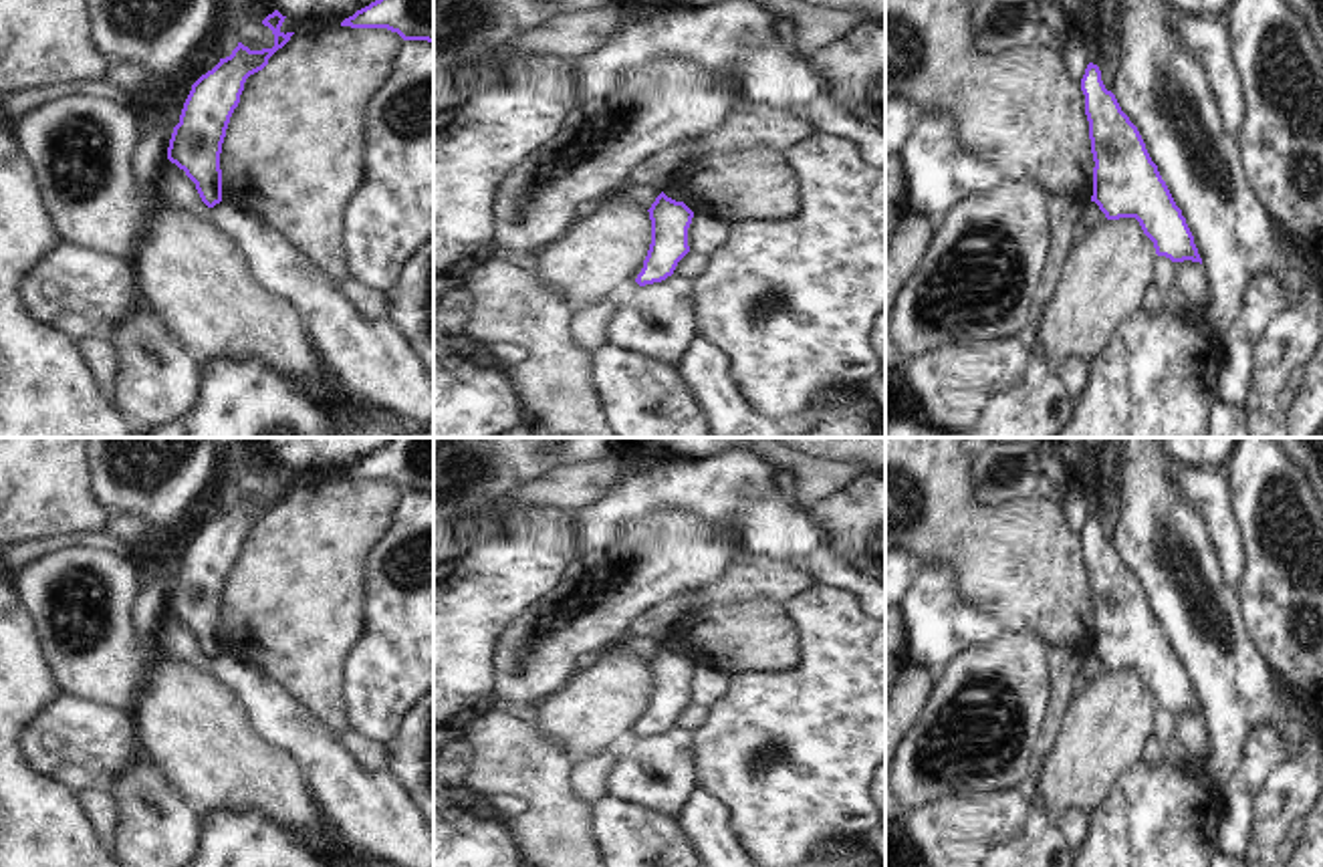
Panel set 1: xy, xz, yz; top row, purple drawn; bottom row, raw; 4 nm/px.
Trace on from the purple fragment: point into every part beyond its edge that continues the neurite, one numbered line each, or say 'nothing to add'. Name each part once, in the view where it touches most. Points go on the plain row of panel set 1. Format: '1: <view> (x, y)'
nothing to add

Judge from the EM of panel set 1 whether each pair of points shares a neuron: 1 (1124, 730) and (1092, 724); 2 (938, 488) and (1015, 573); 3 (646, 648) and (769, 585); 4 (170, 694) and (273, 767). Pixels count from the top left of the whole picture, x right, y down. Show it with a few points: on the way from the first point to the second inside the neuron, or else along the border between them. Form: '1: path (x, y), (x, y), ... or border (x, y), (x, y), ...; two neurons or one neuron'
1: path (1116, 730), (1100, 730); one neuron
2: path (950, 509), (995, 553); one neuron
3: border (632, 634), (660, 644); two neurons
4: path (196, 720), (247, 767); one neuron

